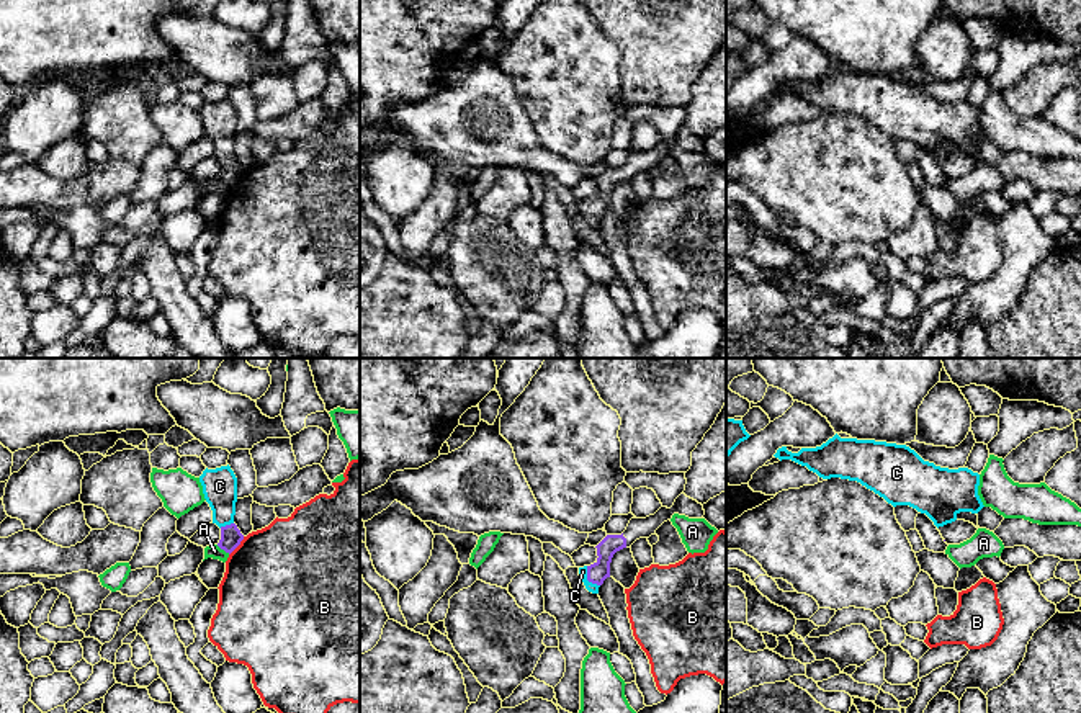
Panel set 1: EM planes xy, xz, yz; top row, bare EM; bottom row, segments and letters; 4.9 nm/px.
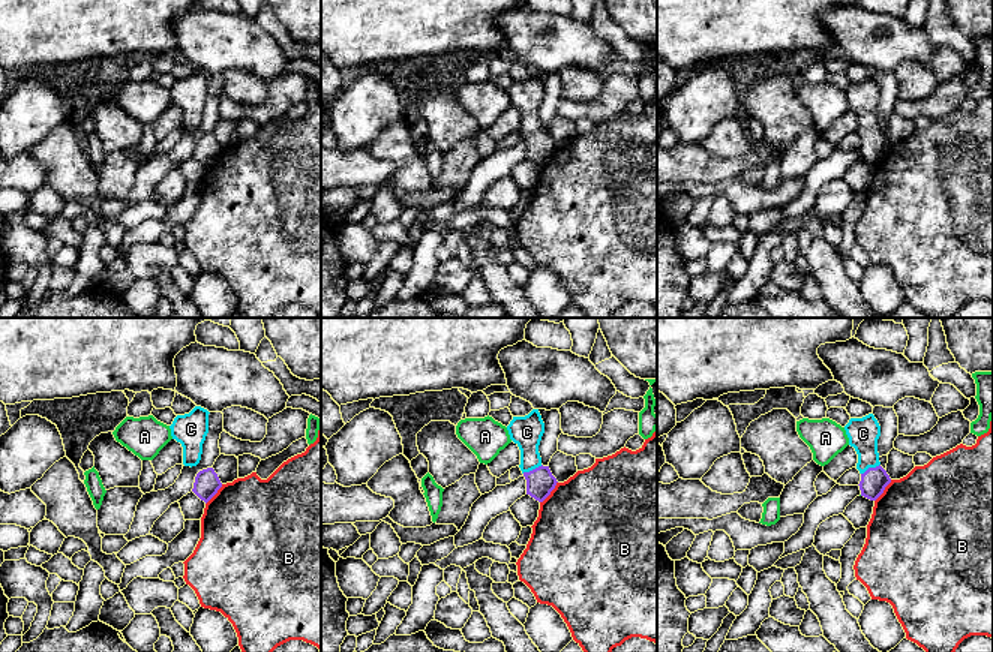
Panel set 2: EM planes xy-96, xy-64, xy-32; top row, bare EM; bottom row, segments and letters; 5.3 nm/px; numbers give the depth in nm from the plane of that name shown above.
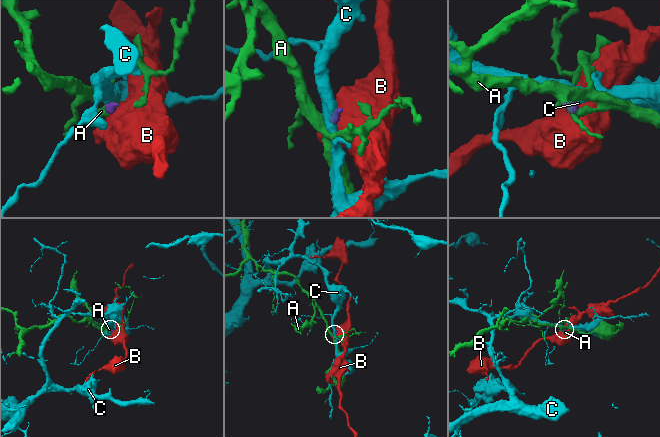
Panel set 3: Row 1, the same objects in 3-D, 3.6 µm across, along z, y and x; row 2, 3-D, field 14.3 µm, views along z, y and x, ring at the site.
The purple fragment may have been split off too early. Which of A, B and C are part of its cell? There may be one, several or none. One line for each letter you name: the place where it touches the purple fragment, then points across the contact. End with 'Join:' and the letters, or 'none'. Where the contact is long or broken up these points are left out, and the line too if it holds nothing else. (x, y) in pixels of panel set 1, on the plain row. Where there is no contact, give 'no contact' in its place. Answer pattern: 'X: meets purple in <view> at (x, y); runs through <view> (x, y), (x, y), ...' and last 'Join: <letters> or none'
C: meets purple in xz at (587, 213); runs through xz (597, 206), (587, 213), (583, 205)
Join: C

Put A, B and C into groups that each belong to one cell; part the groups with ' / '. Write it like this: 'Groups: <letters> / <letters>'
Groups: A / B / C

